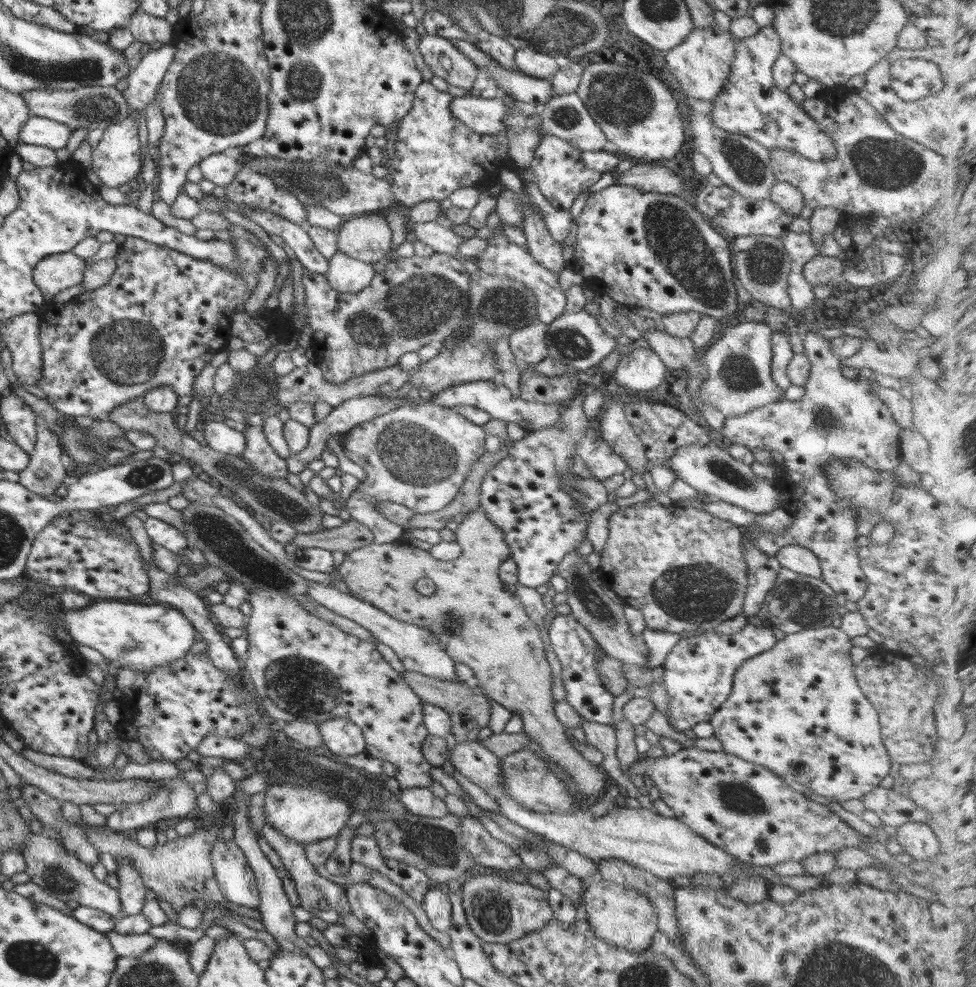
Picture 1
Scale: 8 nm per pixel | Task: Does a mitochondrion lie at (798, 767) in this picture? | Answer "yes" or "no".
no

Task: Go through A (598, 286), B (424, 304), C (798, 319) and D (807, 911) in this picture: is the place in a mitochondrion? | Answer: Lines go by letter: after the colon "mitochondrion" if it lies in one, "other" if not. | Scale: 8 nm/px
A: other
B: mitochondrion
C: other
D: other

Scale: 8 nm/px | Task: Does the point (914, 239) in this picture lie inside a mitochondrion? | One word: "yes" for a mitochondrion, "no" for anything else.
no

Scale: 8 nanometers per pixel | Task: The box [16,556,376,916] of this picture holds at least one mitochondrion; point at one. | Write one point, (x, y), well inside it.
(299, 685)

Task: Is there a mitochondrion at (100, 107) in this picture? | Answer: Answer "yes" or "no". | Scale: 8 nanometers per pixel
yes

